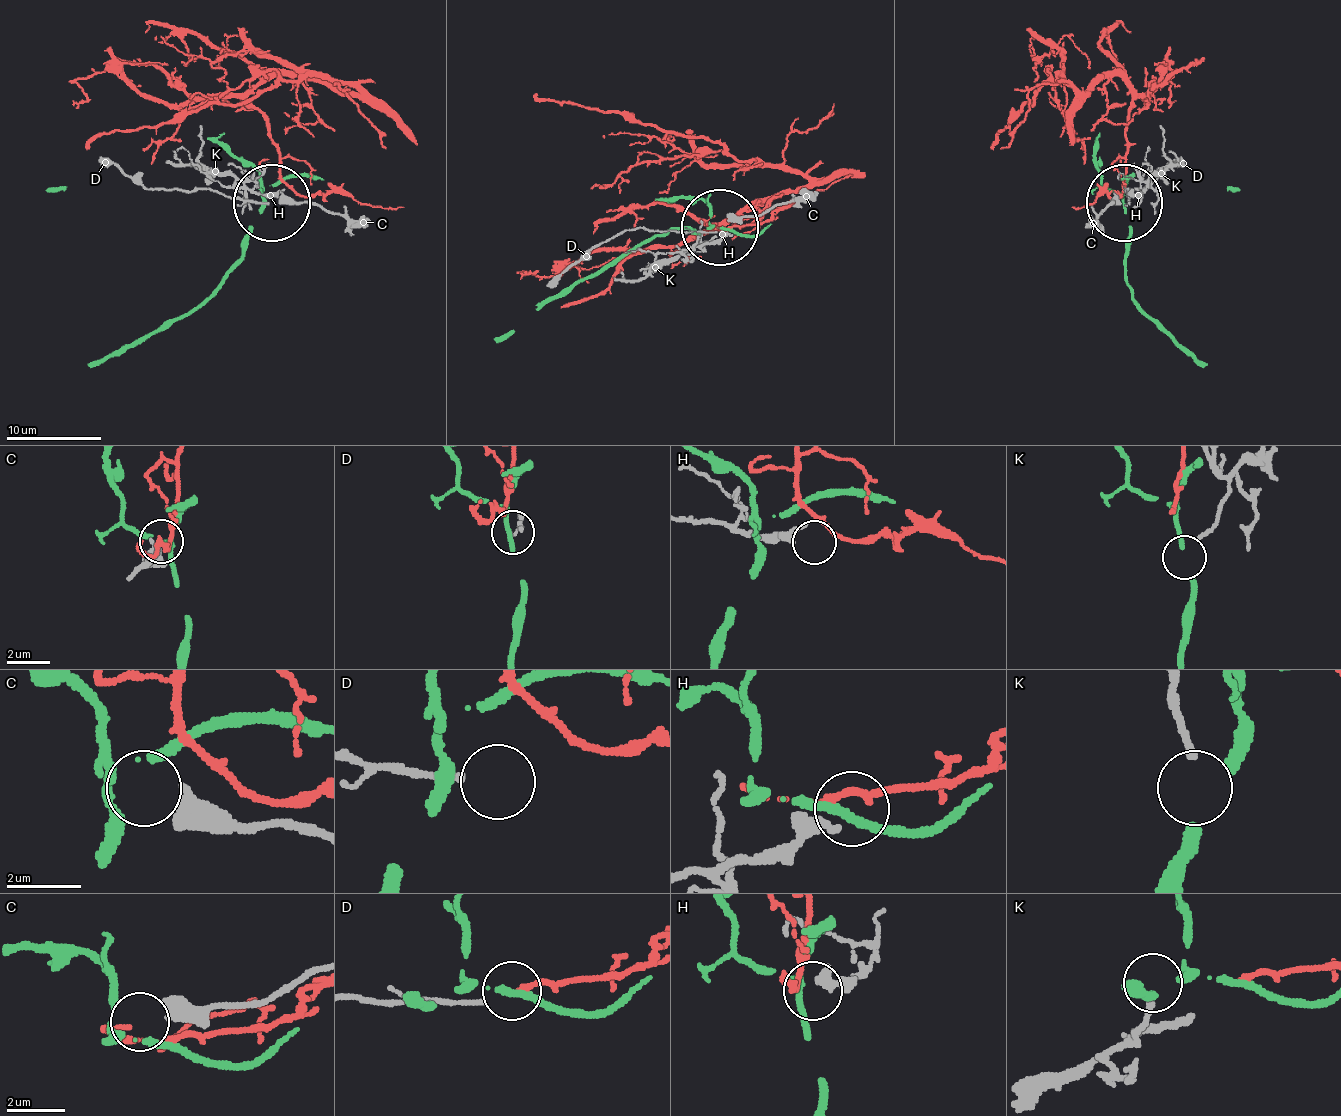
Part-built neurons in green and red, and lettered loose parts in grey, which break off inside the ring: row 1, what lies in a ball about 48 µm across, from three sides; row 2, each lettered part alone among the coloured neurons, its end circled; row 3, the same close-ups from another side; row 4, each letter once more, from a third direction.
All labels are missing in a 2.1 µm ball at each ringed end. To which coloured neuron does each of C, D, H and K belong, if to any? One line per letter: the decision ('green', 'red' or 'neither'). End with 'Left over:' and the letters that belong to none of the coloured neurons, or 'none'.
C: neither
D: neither
H: red
K: green
Left over: C, D

